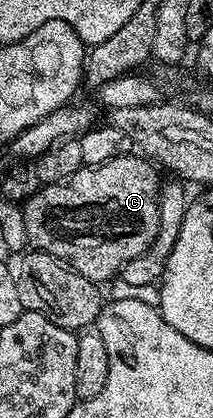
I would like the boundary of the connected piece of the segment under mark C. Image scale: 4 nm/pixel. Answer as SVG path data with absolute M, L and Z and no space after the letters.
M133 156L116 157L102 165L86 165L59 183L41 185L37 193L23 203L25 233L29 236L29 245L34 250L57 257L87 280L96 283L112 282L124 265L135 259L135 255L143 255L143 251L155 243L155 235L159 231L162 182L157 181L158 170L154 162L144 156Z

